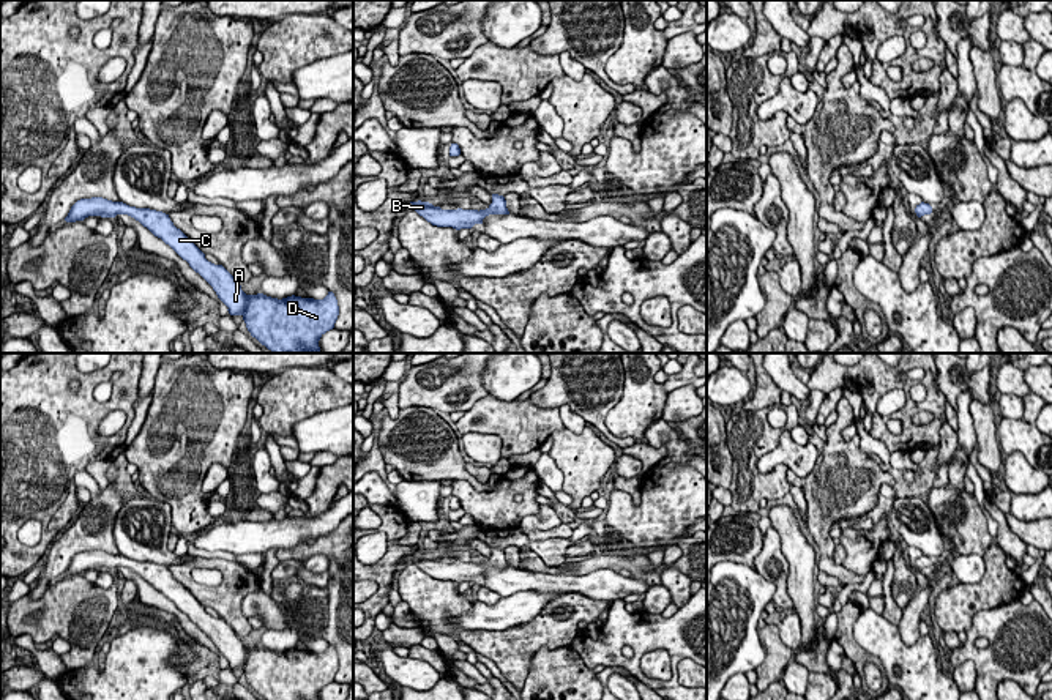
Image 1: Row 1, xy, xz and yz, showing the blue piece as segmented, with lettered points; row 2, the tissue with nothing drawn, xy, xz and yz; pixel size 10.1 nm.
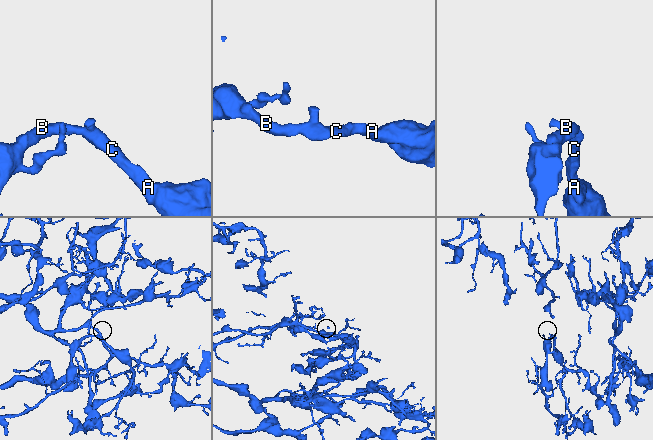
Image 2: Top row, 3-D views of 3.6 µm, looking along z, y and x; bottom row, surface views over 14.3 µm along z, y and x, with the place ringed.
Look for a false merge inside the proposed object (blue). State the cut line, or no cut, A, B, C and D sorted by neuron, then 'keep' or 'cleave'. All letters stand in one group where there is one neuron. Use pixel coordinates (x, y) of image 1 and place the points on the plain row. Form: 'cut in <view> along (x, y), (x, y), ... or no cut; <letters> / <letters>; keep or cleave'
no cut; A B C D; keep

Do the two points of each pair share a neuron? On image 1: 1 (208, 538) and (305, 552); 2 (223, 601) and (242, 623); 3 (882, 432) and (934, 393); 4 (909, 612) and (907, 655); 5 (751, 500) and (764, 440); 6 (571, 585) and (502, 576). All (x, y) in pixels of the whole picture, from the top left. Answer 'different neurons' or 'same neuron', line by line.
1: different neurons
2: same neuron
3: same neuron
4: different neurons
5: same neuron
6: same neuron

